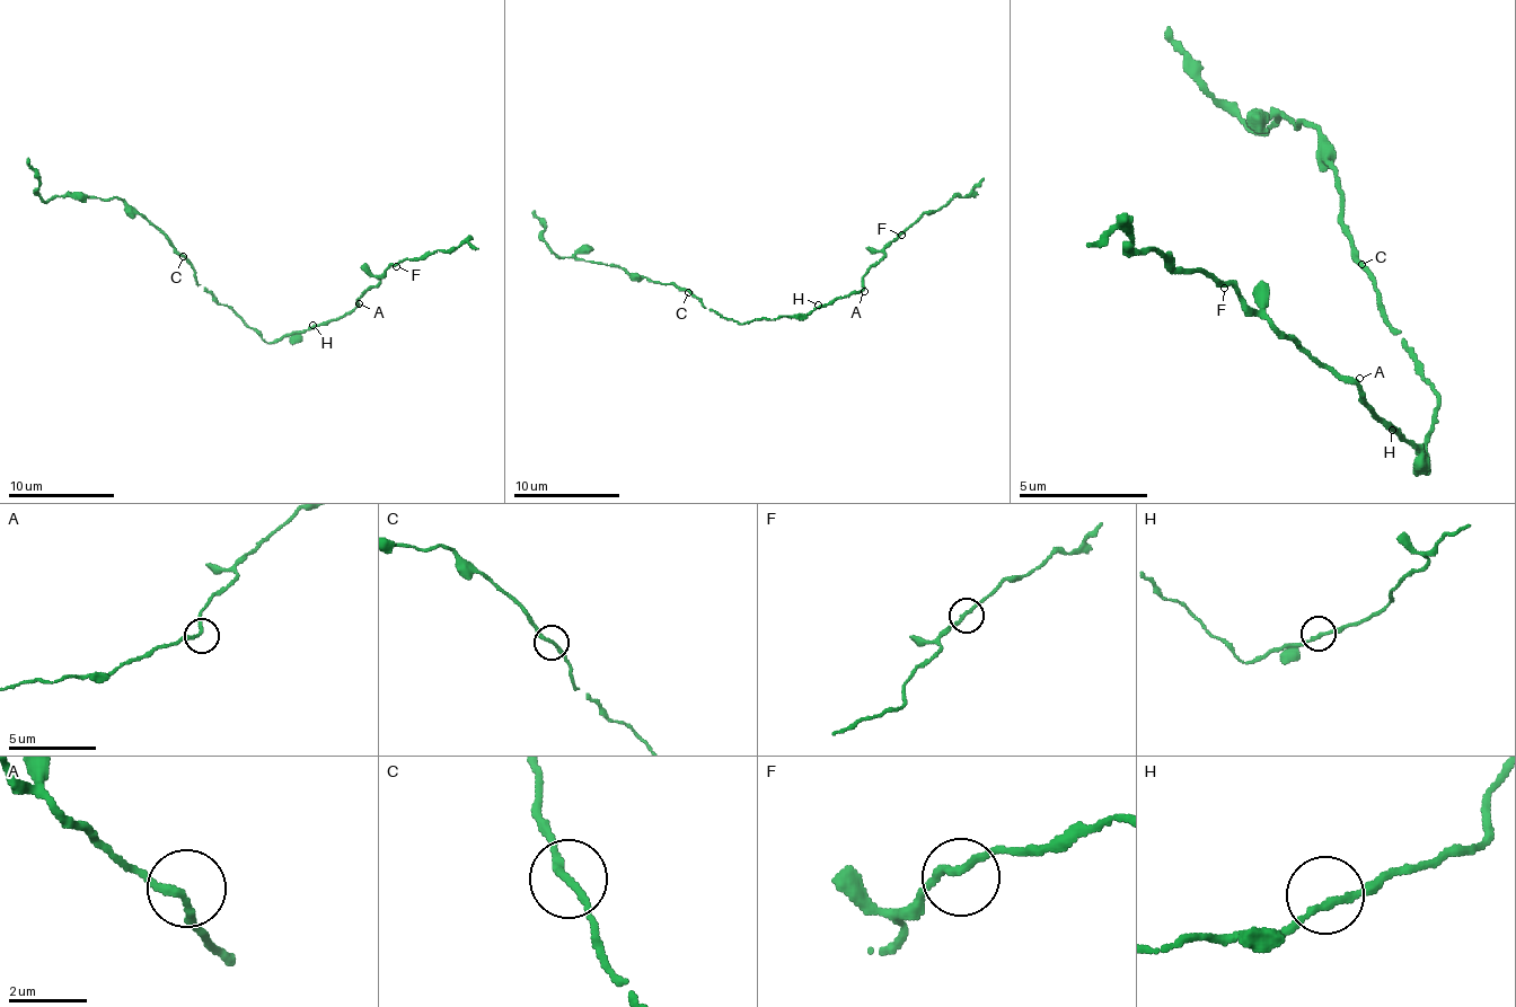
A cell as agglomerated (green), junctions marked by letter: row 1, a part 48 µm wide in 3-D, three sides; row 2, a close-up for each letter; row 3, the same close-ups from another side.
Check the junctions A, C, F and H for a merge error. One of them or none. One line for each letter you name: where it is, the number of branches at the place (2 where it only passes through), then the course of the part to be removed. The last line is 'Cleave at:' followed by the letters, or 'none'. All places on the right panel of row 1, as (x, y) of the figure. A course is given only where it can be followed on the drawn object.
Cleave at: none

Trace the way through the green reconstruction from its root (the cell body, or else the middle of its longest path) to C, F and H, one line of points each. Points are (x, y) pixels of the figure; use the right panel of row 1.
C: (1430, 417), (1437, 411), (1437, 398), (1424, 378), (1424, 365), (1385, 320), (1378, 288), (1359, 263)
F: (1430, 417), (1424, 449), (1430, 468), (1424, 468), (1347, 378), (1314, 365), (1224, 288)
H: (1430, 417), (1430, 443), (1424, 449), (1424, 462), (1430, 468), (1424, 468), (1418, 462), (1418, 456), (1392, 430)

